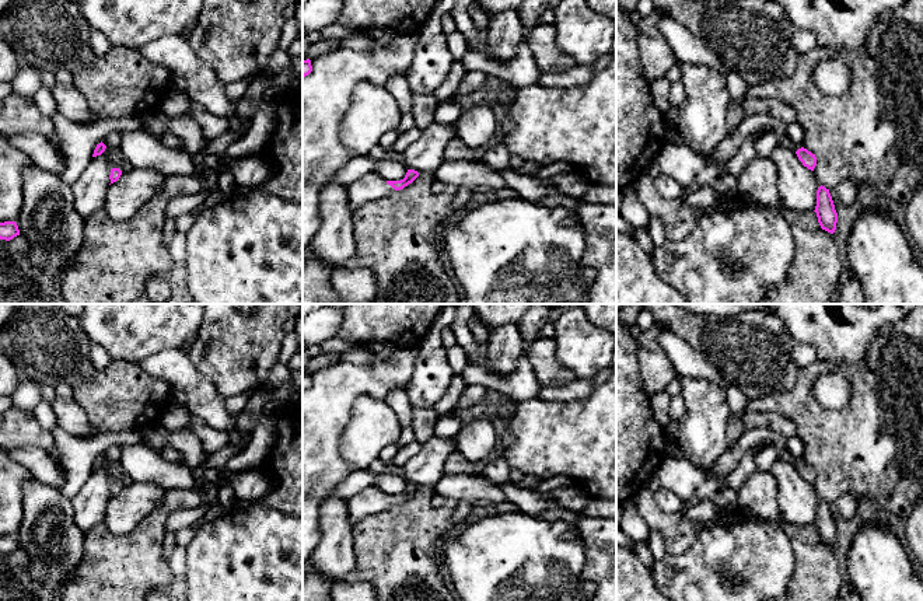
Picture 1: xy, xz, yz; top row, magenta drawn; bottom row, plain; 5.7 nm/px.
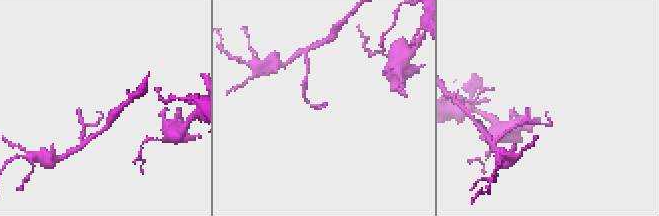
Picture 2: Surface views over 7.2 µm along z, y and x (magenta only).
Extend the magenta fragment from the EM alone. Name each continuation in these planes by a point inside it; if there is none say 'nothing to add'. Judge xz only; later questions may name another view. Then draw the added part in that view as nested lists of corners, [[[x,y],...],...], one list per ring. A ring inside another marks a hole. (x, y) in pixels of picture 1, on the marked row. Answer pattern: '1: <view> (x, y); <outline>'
1: xz (371, 187); [[[373,171],[347,186],[350,212],[356,212],[360,206],[371,200],[388,198],[394,192],[395,189]]]

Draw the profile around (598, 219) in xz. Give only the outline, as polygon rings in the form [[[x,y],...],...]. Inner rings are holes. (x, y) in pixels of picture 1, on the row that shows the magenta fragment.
[[[578,203],[587,251],[584,262],[595,270],[588,304],[616,304],[616,205]]]

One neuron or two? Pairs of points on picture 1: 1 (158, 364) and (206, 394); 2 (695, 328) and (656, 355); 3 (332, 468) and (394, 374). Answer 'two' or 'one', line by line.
1: one
2: two
3: one

